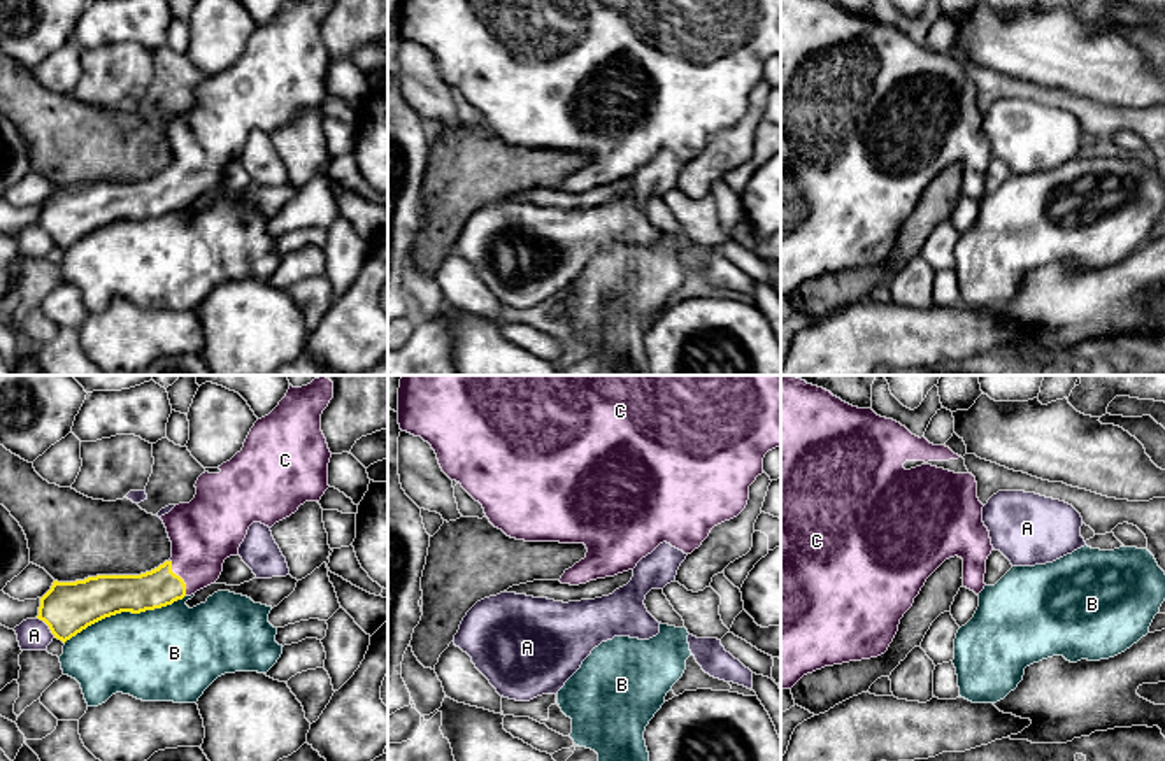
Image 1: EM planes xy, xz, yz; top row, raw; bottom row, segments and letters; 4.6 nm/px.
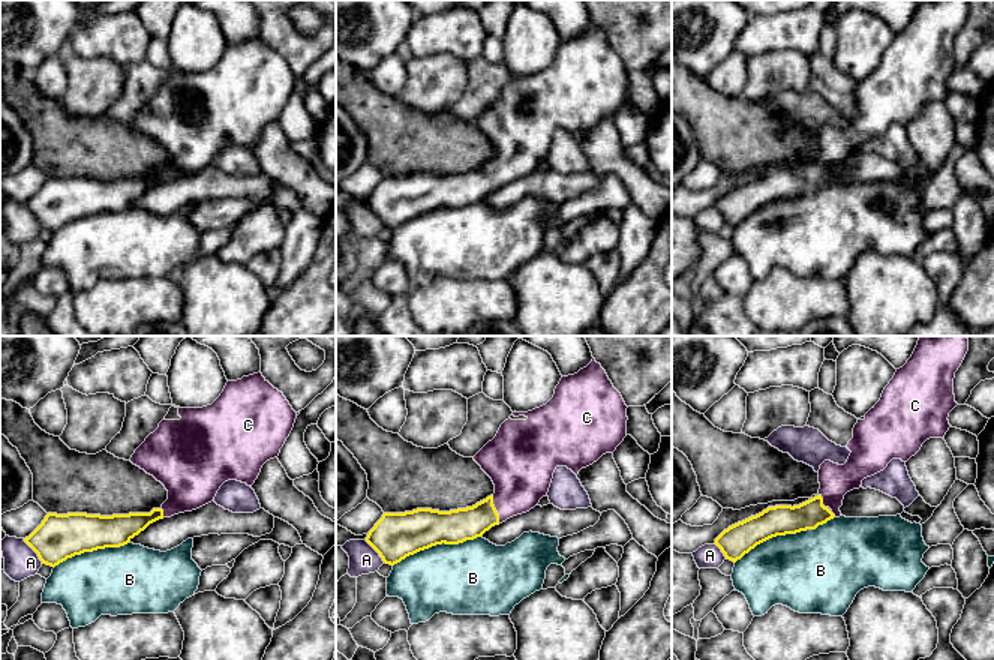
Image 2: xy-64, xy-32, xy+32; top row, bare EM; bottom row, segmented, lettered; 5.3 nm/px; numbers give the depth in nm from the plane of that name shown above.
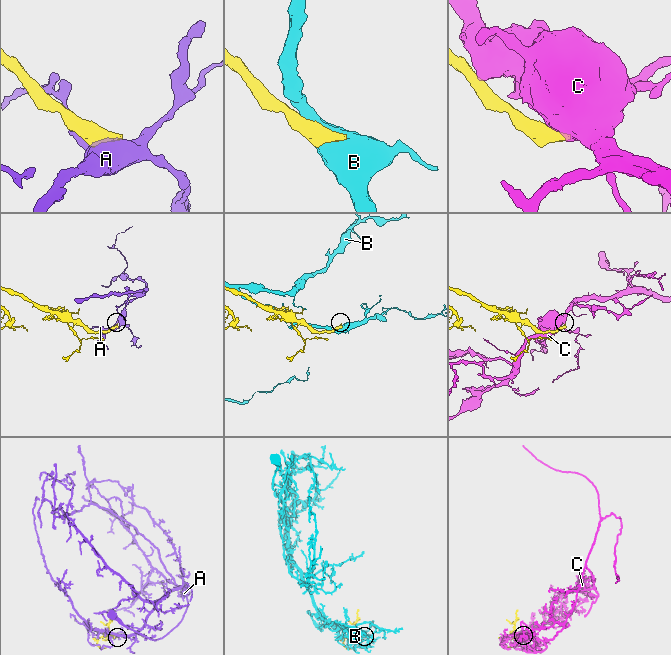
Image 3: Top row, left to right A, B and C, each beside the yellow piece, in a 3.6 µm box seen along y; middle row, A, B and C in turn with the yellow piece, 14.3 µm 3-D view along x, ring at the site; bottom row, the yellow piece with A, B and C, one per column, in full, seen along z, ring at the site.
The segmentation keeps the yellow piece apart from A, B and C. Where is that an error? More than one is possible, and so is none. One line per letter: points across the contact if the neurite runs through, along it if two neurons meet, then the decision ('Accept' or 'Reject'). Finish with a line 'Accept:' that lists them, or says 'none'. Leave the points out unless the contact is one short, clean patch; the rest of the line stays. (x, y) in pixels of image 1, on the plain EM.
A: Reject
B: Reject
C: Path across: xy (158, 195), (179, 184), (197, 167), (204, 139). Accept
Accept: C

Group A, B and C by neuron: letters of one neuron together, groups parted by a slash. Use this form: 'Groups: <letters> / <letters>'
Groups: A / B / C

